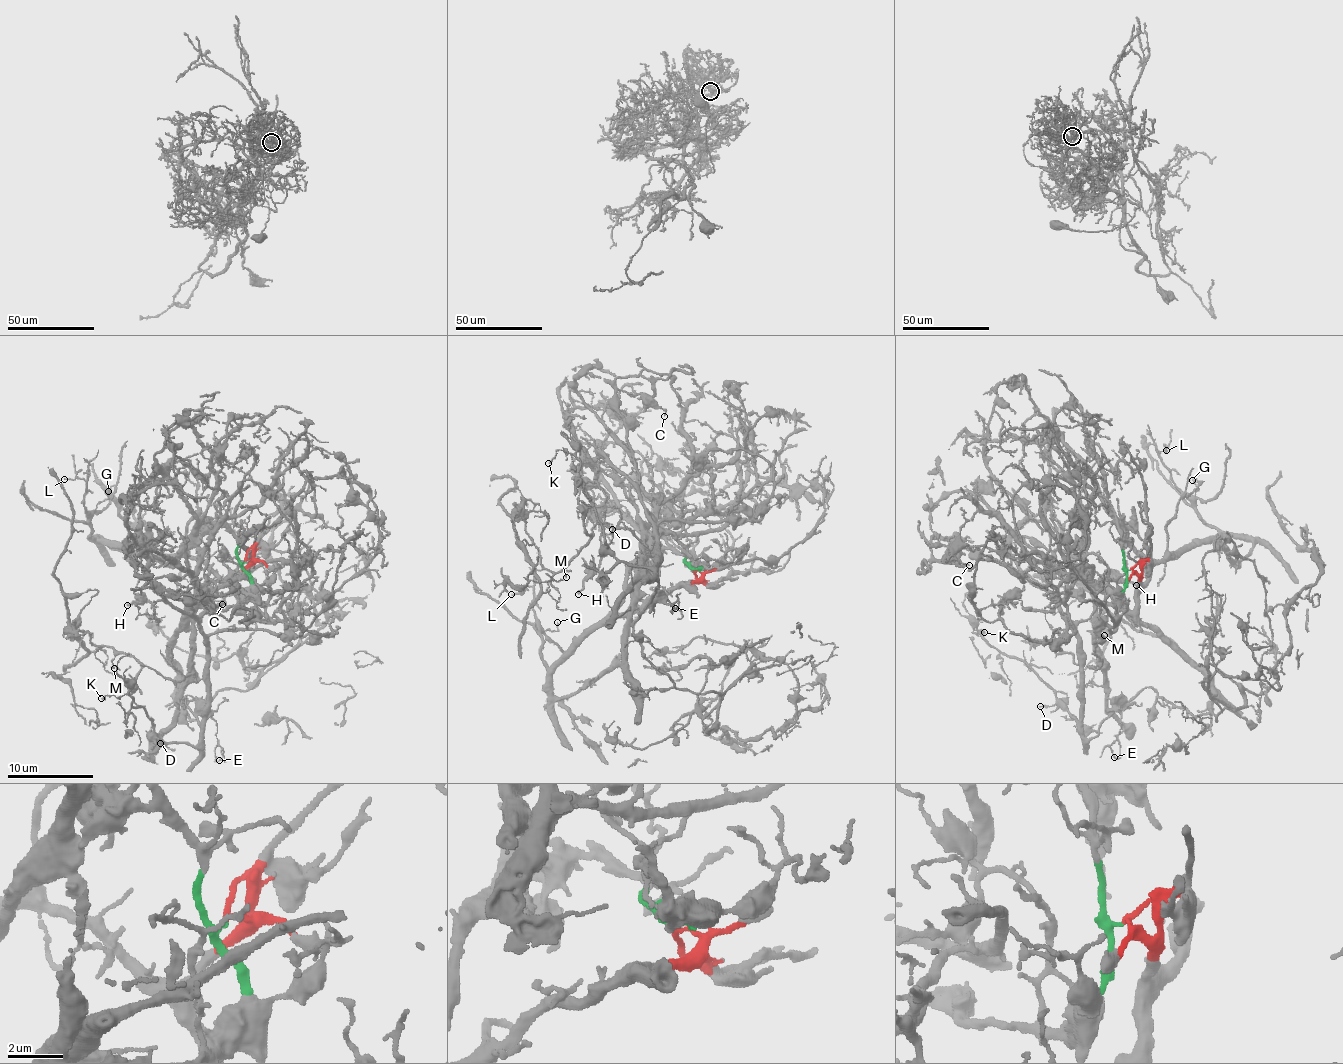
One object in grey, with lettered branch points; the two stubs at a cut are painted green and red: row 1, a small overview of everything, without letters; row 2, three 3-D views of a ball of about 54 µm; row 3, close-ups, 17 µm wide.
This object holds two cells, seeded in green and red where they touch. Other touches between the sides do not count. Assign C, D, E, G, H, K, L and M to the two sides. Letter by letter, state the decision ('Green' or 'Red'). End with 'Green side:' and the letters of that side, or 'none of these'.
C: Green
D: Green
E: Green
G: Red
H: Green
K: Green
L: Red
M: Green
Green side: C, D, E, H, K, M

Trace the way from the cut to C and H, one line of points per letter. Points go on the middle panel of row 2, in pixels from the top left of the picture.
C: (693, 569), (698, 569), (699, 564), (691, 559), (688, 549), (646, 508), (616, 393), (648, 395), (664, 416)
H: (693, 569), (688, 549), (641, 495), (598, 461), (601, 565), (578, 594)

